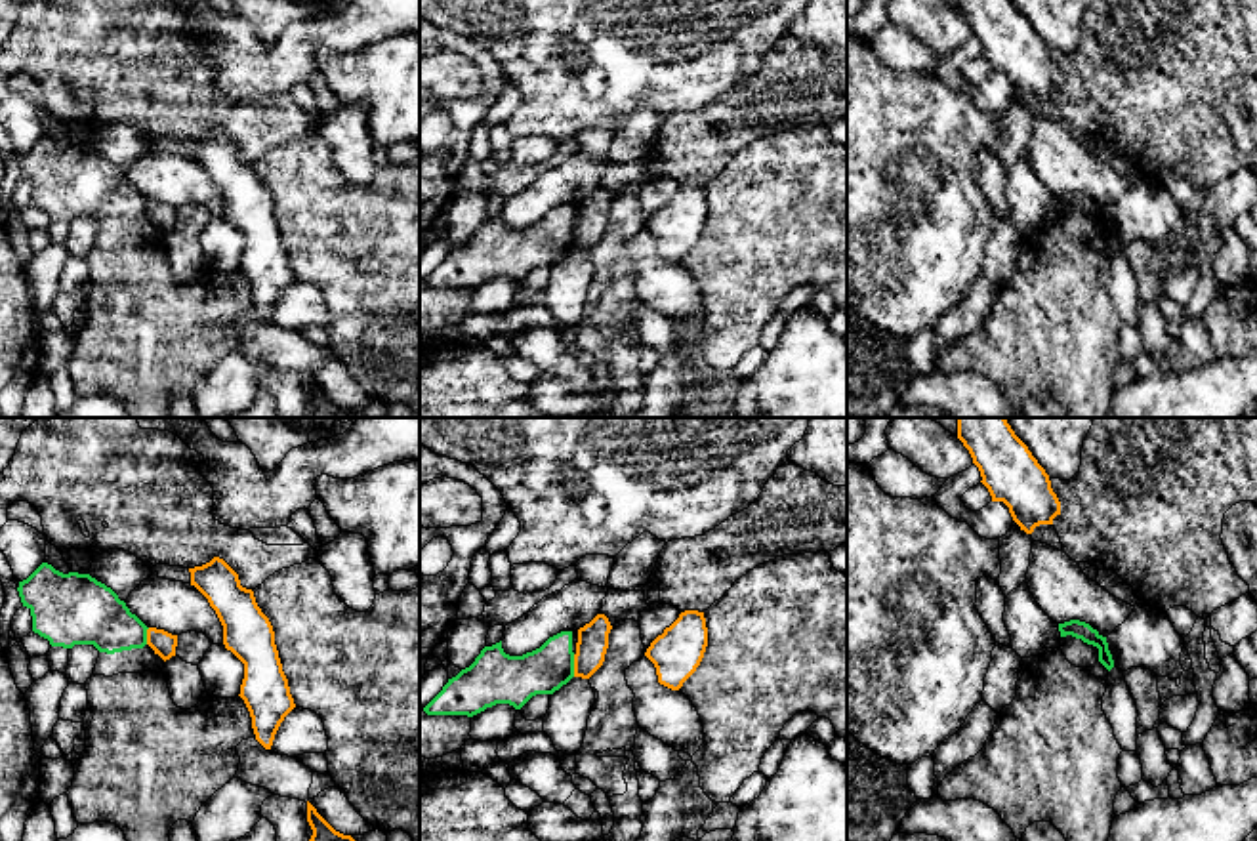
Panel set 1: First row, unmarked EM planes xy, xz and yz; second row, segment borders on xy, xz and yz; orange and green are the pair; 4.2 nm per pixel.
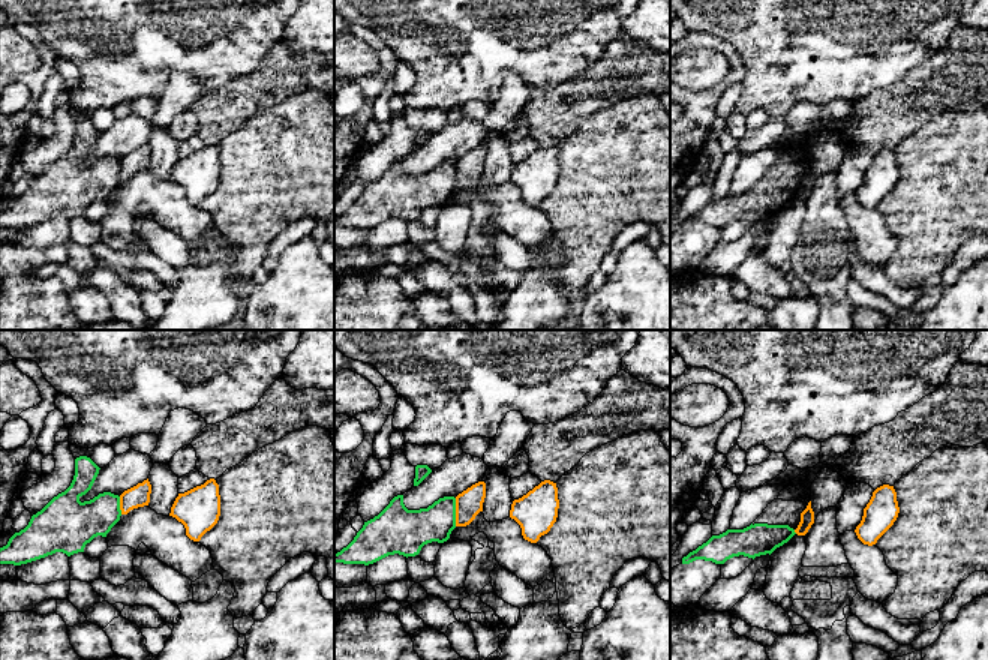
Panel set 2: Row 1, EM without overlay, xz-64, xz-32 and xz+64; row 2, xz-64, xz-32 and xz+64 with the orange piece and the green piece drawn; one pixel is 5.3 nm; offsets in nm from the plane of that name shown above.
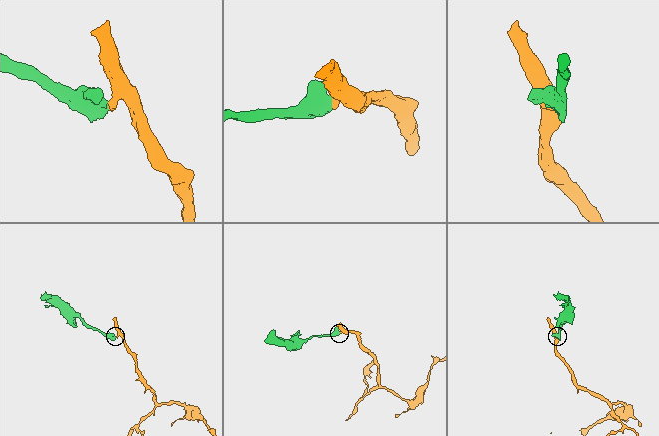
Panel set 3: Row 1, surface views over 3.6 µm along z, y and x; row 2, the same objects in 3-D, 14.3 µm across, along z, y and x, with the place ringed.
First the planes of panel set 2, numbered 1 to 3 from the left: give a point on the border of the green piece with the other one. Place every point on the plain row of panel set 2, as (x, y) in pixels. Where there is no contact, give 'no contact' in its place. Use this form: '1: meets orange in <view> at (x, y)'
1: meets orange in xz-64 at (120, 170)
2: meets orange in xz-32 at (456, 176)
3: meets orange in xz+64 at (795, 195)

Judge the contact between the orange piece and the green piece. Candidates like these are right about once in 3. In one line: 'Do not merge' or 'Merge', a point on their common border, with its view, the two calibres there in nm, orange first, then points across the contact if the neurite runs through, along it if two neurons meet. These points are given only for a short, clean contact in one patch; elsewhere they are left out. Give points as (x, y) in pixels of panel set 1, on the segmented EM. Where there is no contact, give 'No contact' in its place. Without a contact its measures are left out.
Do not merge. Touches orange at xz (575, 666). Thickness 130 nm (orange) against 190 nm

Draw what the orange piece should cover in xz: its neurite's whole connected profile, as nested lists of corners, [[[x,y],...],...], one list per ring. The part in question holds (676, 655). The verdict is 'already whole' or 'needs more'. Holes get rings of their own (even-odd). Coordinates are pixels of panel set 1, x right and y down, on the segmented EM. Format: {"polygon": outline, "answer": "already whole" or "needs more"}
{"polygon": [[[685,610],[658,635],[645,656],[654,664],[658,683],[679,690],[696,671],[708,646],[704,612]]], "answer": "already whole"}

